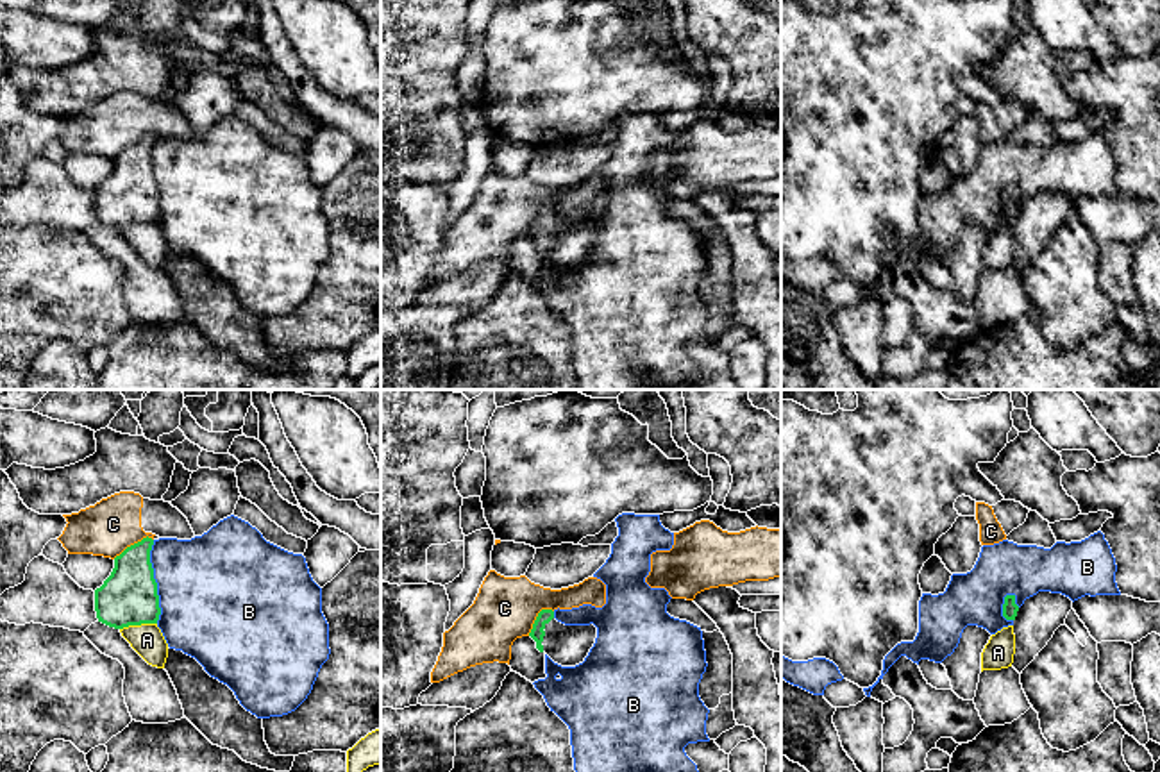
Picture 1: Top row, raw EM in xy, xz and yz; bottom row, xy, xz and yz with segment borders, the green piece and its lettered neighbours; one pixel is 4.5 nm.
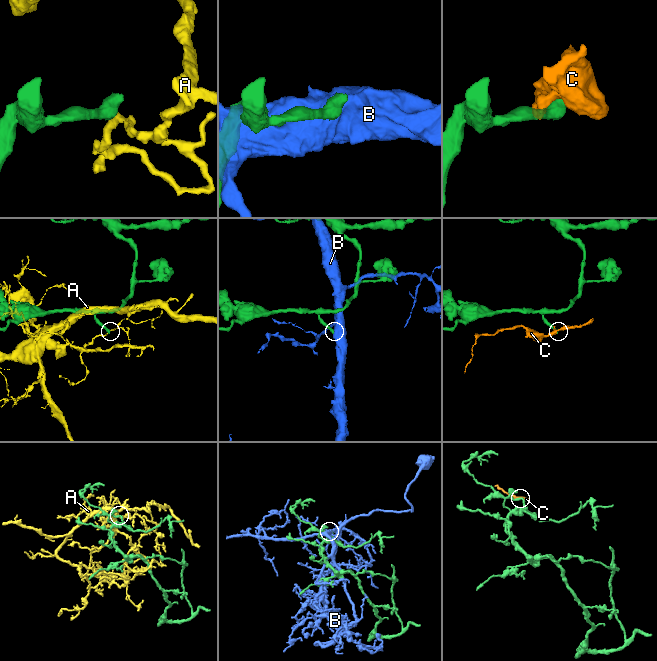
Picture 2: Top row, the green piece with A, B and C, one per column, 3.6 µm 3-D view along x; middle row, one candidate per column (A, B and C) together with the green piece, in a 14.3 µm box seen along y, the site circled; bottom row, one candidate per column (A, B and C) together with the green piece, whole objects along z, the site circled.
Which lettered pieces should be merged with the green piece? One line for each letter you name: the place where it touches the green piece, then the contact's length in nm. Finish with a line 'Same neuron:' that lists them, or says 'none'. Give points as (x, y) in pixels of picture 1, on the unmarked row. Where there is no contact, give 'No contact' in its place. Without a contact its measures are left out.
Same neuron: none

